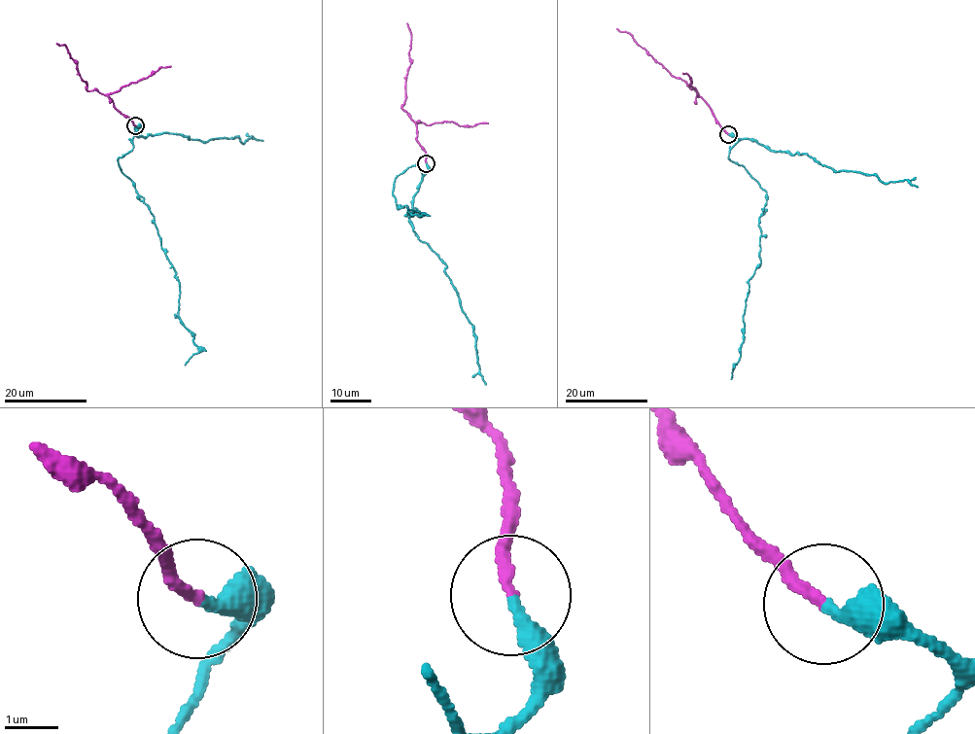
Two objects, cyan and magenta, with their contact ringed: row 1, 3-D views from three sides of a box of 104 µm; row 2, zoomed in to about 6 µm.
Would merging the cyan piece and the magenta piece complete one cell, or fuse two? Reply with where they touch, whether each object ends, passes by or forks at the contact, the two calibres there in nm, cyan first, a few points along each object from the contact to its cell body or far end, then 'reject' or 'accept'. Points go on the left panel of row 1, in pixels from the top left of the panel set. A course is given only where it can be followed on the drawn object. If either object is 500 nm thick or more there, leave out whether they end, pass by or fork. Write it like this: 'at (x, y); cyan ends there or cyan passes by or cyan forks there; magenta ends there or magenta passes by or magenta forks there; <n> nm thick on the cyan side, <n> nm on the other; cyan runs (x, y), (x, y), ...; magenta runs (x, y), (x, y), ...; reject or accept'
at (135, 125); cyan ends there; magenta ends there; 280 nm thick on the cyan side, 200 nm on the other; cyan runs (135, 125), (132, 149), (118, 159), (155, 220), (179, 283), (178, 319), (199, 348), (185, 365); magenta runs (135, 125), (115, 108), (109, 97), (87, 89), (76, 61), (70, 57), (65, 46), (55, 43); accept

